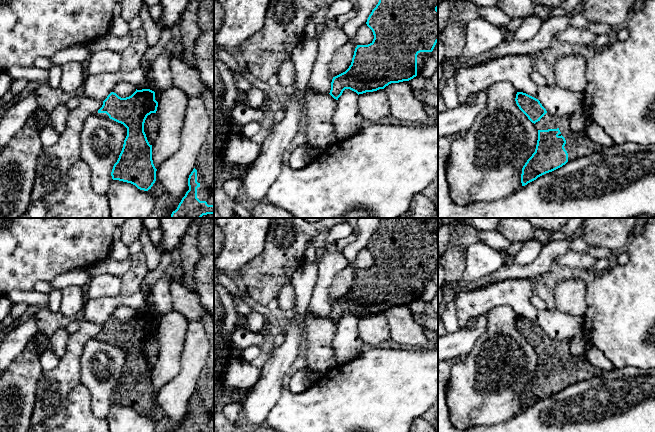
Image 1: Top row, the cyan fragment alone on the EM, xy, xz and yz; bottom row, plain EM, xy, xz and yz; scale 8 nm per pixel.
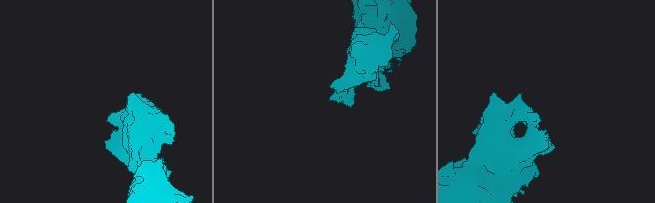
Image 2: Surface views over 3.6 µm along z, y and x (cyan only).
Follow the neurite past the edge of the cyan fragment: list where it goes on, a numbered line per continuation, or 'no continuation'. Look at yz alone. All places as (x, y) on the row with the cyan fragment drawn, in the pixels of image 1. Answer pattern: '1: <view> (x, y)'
1: yz (578, 145)

